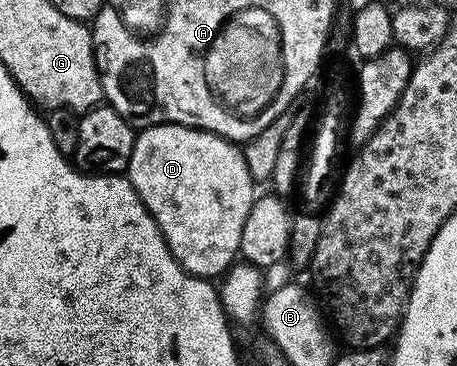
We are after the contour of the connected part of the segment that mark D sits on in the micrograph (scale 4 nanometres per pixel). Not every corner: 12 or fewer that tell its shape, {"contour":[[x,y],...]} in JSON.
{"contour":[[137,132],[126,176],[174,259],[237,260],[254,182],[239,144]]}

